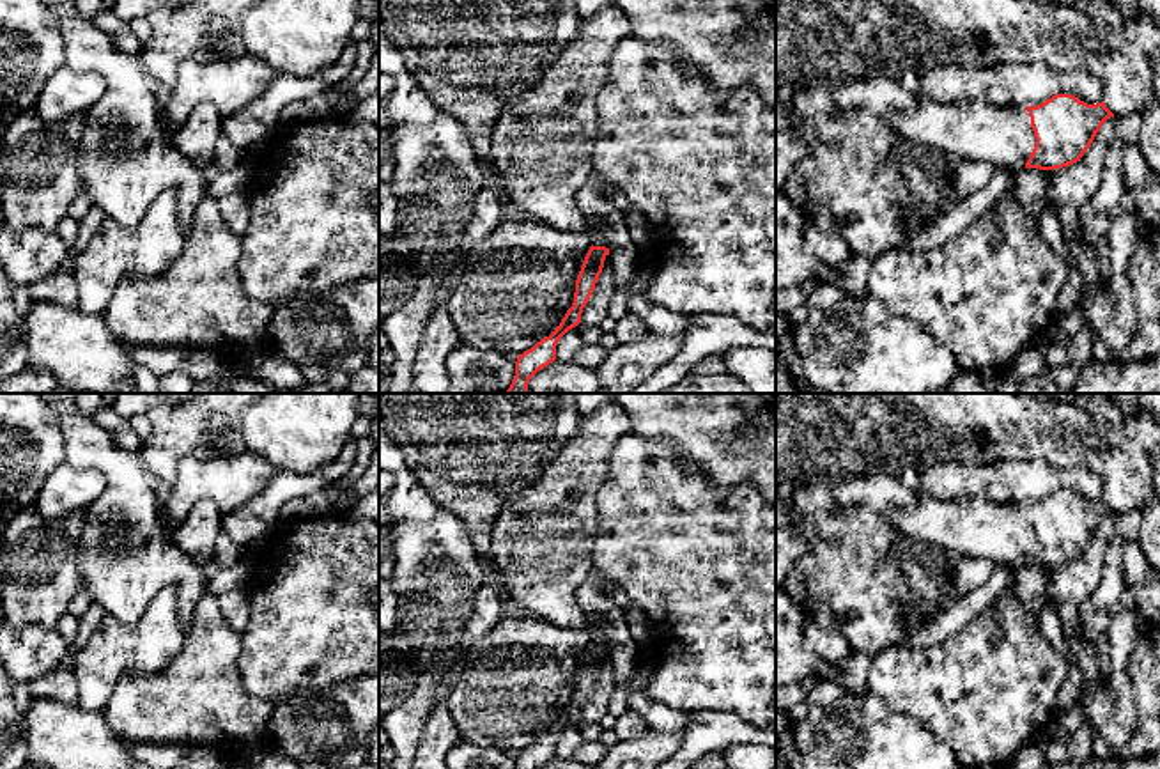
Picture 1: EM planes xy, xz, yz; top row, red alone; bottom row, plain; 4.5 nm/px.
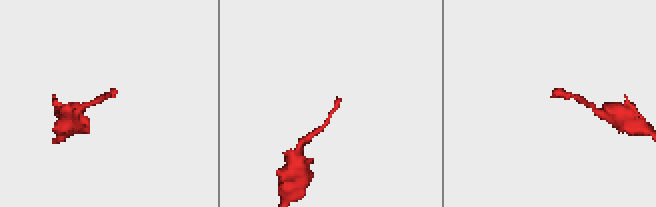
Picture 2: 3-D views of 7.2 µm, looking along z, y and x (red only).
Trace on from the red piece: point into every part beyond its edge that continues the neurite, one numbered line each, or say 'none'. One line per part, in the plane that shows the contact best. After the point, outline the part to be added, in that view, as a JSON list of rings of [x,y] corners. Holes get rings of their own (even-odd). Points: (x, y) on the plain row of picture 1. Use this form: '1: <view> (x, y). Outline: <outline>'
1: yz (969, 527). Outline: [[[924,491],[914,505],[887,514],[900,535],[958,558],[990,558],[1024,565],[1034,542],[1025,503],[997,505],[985,498],[937,500]]]

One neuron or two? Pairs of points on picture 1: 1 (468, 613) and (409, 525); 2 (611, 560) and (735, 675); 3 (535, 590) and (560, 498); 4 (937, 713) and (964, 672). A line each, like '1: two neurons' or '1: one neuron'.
1: one neuron
2: one neuron
3: one neuron
4: one neuron

